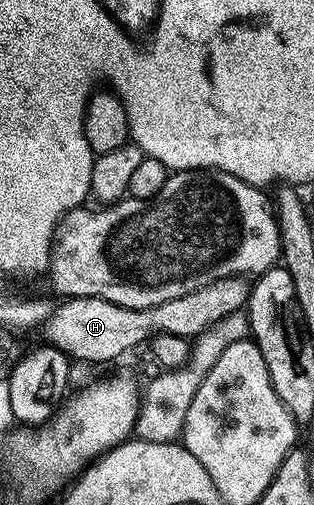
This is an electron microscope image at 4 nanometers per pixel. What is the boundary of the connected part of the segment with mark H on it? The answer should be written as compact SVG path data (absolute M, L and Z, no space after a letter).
M248 274L227 275L197 290L171 298L159 306L145 310L129 310L128 307L113 305L97 297L67 297L59 308L52 310L41 324L47 334L46 342L56 347L72 360L88 365L102 359L115 359L126 347L134 343L146 344L159 333L175 334L188 339L204 334L215 322L242 310L251 296L251 279Z

